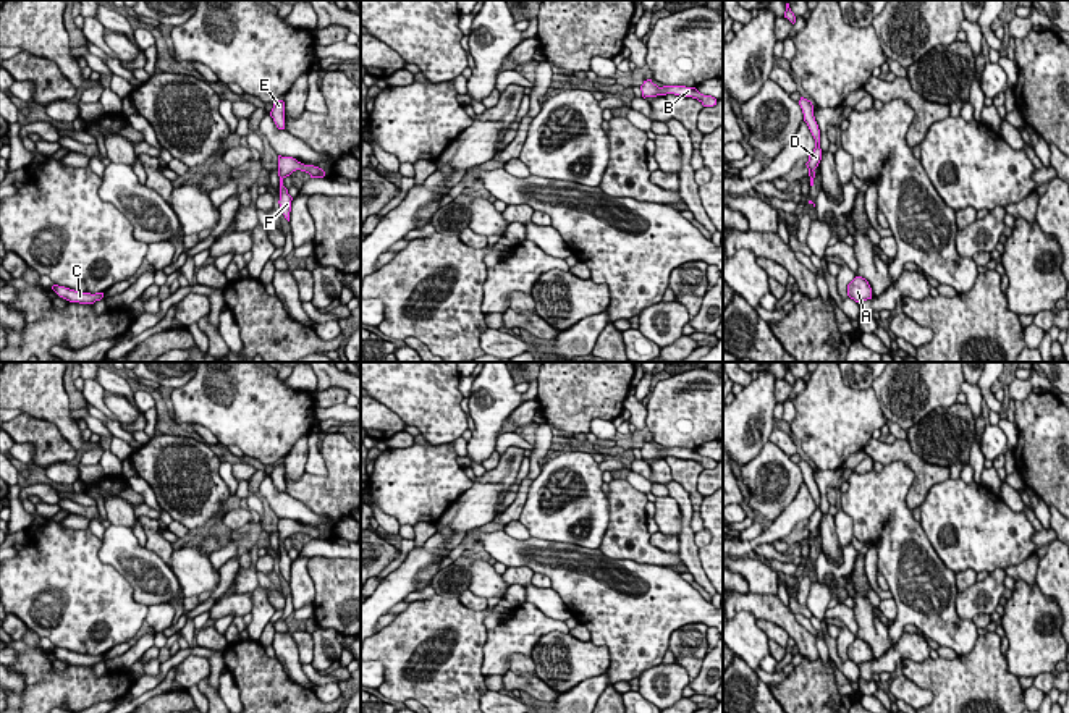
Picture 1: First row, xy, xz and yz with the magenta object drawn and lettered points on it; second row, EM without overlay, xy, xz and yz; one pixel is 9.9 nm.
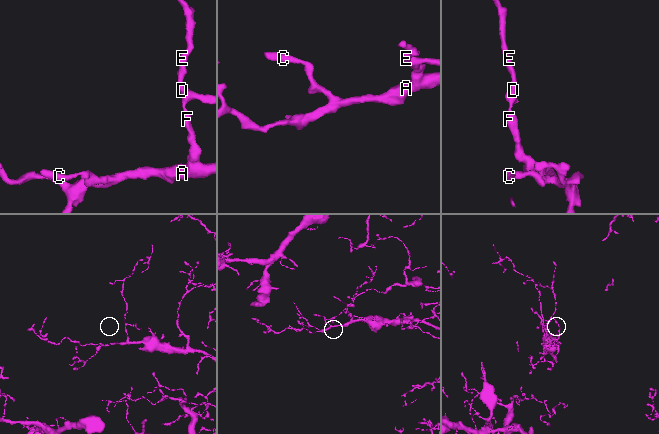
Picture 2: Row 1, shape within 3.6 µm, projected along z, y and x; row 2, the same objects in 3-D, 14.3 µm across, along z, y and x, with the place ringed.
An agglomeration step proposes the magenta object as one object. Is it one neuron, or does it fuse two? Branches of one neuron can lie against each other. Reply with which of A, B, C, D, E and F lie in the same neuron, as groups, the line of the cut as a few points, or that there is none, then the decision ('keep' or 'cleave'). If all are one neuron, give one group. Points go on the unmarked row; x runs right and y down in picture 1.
A B C D E F; no cut; keep

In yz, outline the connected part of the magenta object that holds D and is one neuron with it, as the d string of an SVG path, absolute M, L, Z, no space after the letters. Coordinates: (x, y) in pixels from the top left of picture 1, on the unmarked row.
M801 459L799 467L802 470L804 475L804 483L807 485L813 501L815 501L815 511L813 514L809 517L809 524L805 525L809 530L809 538L810 538L810 548L813 548L813 540L815 540L815 530L818 529L820 522L822 522L822 511L820 511L820 492L818 487L815 483L813 479L813 467L810 462Z

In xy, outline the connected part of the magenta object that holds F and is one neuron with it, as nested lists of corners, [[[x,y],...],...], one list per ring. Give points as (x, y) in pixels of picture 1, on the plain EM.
[[[278,517],[278,538],[280,538],[280,574],[289,584],[291,563],[293,559],[288,556],[288,551],[283,548],[283,542],[289,538],[293,534],[301,532],[311,537],[311,540],[323,540],[325,534],[314,527],[304,527],[293,519]]]

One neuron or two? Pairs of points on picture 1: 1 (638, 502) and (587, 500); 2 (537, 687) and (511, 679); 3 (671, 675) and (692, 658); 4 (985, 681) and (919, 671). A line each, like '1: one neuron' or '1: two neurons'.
1: two neurons
2: one neuron
3: two neurons
4: one neuron

